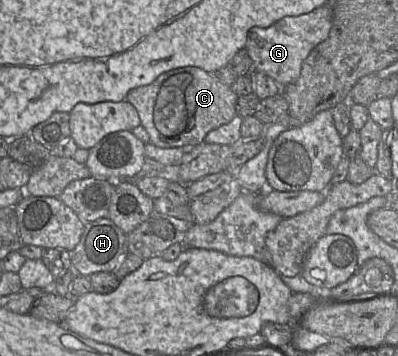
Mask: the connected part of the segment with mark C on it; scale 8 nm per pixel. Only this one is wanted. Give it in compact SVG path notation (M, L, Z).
M195 66L169 70L152 83L131 89L125 97L138 111L141 125L150 137L149 143L183 149L199 145L211 130L229 123L237 114L237 99L231 86Z

